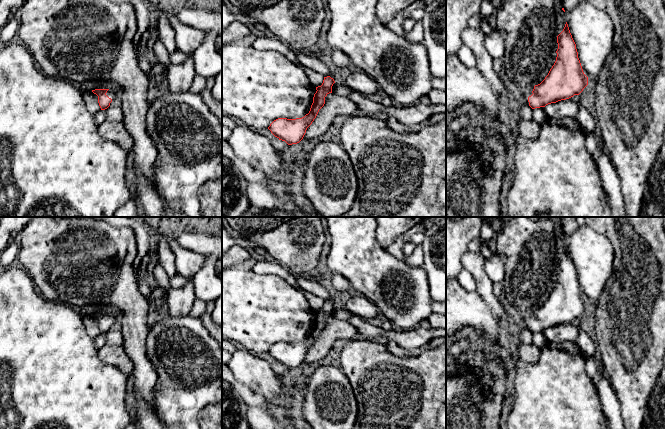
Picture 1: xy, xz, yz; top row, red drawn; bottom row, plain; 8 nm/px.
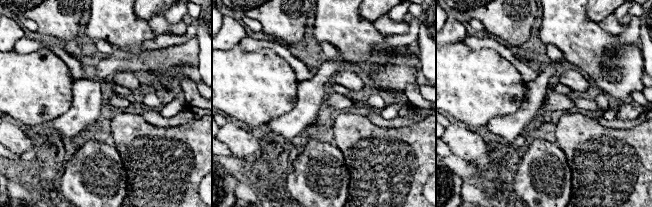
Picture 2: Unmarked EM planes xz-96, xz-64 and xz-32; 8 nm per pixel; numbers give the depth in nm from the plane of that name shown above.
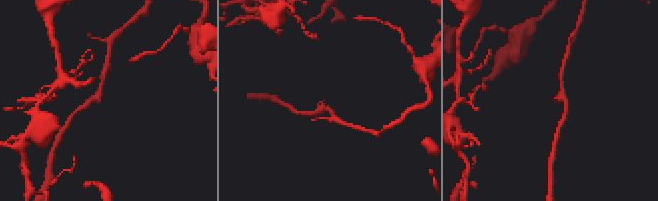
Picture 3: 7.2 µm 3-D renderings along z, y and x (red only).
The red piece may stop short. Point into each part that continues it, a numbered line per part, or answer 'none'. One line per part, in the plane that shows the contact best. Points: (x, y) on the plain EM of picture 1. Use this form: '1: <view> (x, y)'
1: xy (115, 321)

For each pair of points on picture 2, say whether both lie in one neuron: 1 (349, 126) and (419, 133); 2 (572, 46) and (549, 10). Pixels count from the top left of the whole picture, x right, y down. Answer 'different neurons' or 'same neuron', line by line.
1: same neuron
2: same neuron

